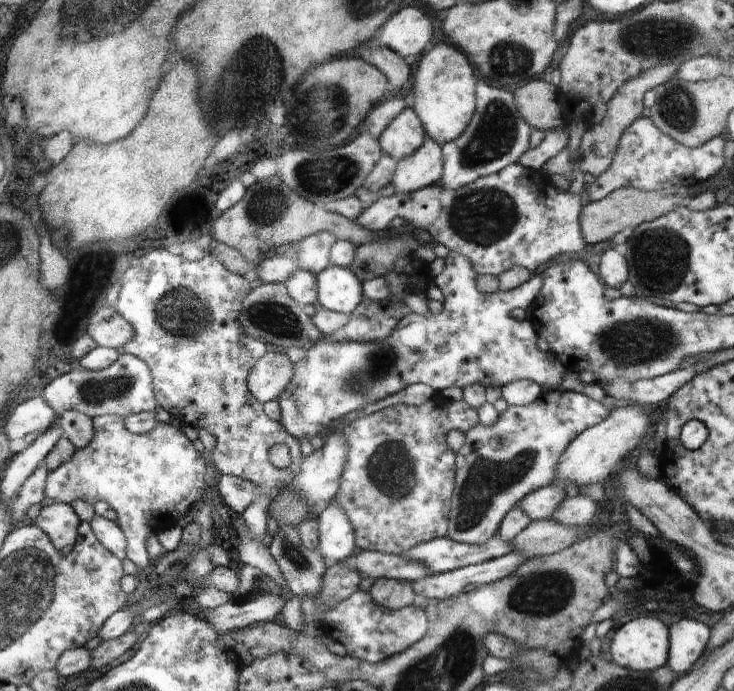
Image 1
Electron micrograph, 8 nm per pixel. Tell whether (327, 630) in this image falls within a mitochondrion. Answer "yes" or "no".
no

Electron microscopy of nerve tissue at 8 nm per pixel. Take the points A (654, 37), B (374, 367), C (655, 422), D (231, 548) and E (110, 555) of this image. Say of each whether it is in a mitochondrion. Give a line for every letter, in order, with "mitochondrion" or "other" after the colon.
A: mitochondrion
B: mitochondrion
C: other
D: other
E: other

